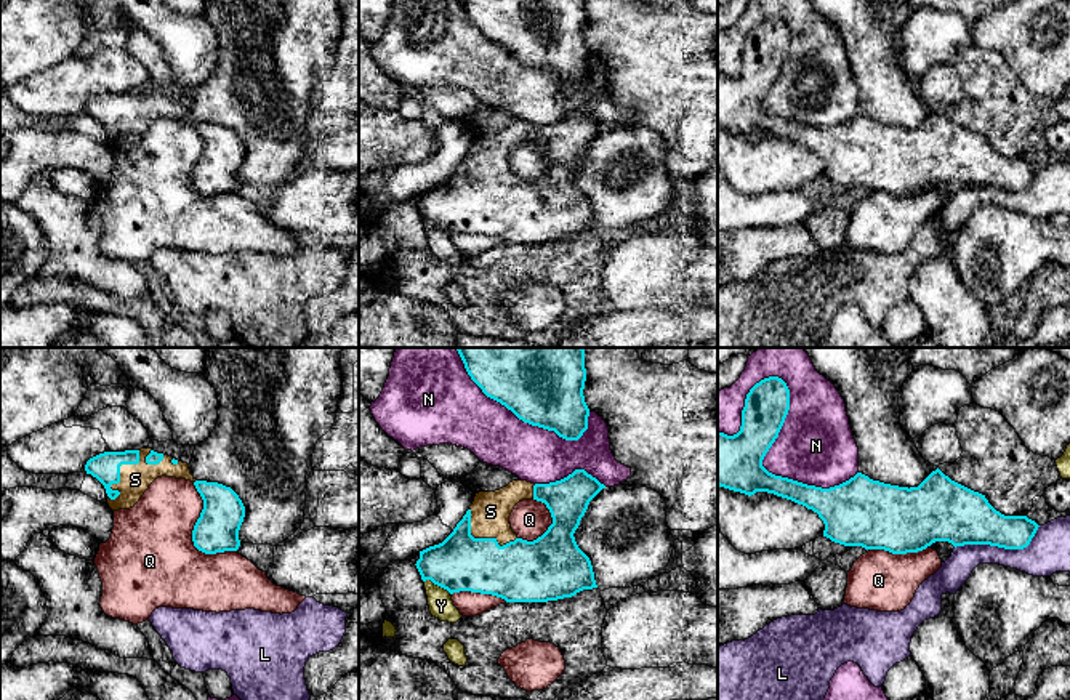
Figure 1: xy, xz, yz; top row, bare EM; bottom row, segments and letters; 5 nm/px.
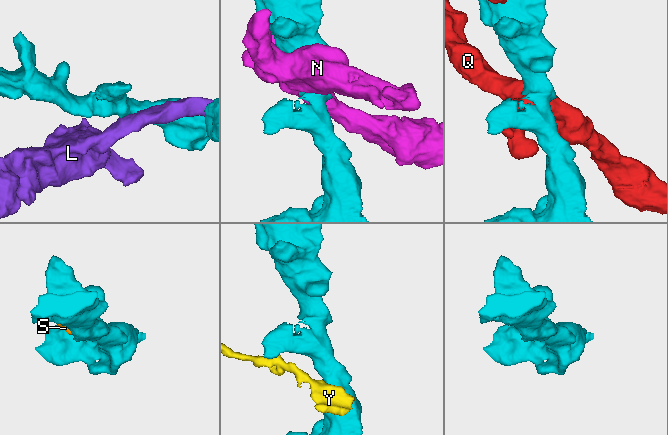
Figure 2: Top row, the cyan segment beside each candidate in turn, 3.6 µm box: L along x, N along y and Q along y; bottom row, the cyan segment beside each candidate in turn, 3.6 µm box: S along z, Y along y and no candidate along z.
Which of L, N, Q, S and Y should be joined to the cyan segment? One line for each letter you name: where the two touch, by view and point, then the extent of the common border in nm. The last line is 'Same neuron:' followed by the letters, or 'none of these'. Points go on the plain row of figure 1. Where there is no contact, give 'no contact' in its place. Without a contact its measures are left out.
S: xy (119, 114) | 300 nm
Same neuron: S

